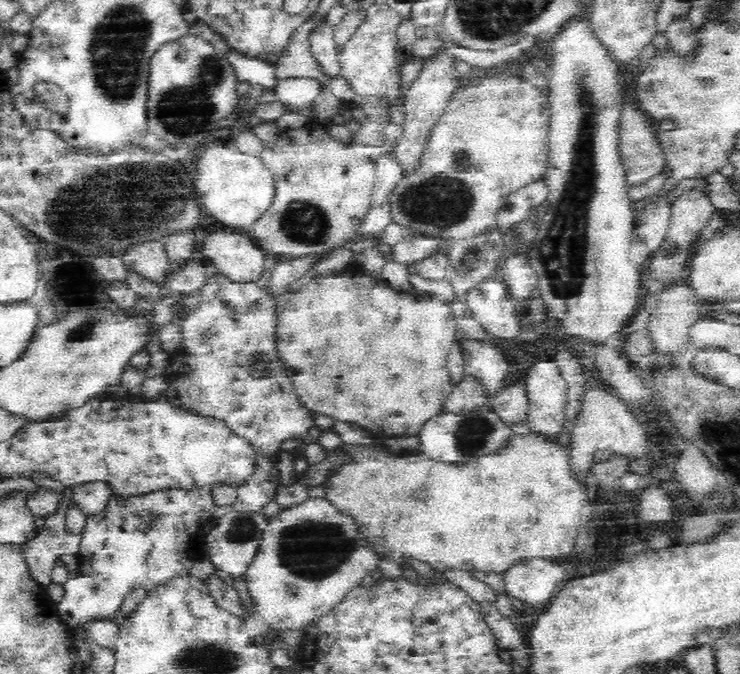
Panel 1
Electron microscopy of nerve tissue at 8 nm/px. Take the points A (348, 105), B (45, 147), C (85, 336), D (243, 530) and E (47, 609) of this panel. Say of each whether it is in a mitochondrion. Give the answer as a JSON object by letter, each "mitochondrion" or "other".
{"A":"other","B":"other","C":"mitochondrion","D":"mitochondrion","E":"other"}

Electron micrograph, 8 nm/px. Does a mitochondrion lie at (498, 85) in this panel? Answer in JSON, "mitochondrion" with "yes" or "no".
{"mitochondrion":"no"}

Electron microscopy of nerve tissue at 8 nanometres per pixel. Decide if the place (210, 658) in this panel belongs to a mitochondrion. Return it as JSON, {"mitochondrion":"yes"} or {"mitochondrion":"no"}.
{"mitochondrion":"yes"}

